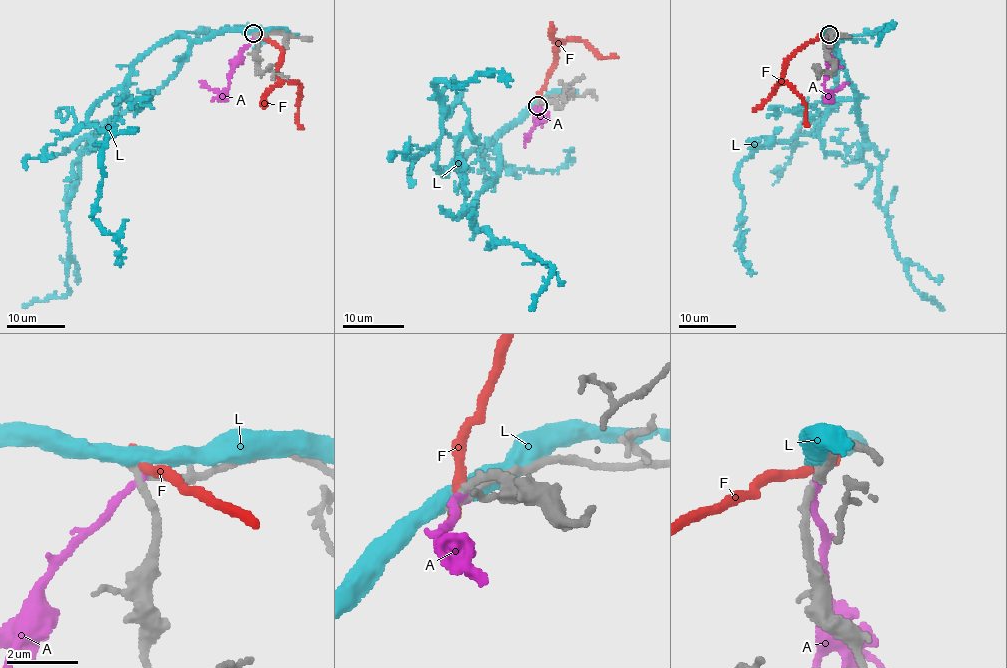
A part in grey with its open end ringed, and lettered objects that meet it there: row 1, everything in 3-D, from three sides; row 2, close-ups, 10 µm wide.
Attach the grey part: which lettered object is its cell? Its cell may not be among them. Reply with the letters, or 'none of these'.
none of these

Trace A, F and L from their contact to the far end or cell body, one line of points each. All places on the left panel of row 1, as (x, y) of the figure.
A: (256, 36), (240, 53), (240, 60), (230, 73), (229, 85), (223, 91), (217, 91), (199, 80)
F: (255, 34), (260, 34), (279, 46), (282, 54), (275, 75), (300, 84), (298, 121), (302, 127)
L: (254, 34), (172, 36), (94, 105), (89, 123), (111, 132), (94, 217), (123, 248), (120, 266)

